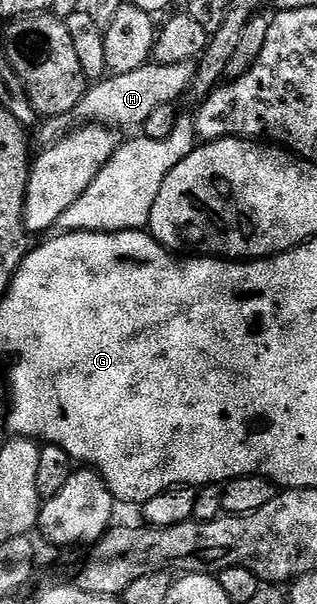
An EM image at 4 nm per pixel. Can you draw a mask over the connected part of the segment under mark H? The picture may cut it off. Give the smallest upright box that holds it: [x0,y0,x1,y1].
[72,60,196,130]

